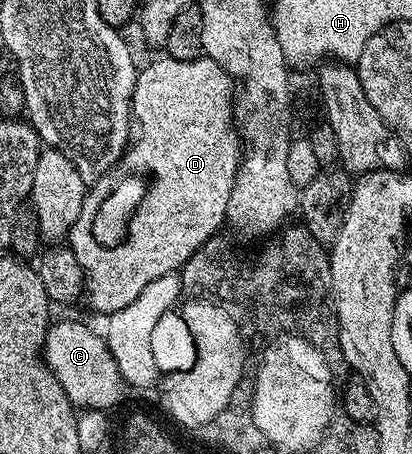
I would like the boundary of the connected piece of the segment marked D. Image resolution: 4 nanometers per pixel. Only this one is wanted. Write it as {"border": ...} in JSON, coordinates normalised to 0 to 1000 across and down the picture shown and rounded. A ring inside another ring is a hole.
{"border":[[[393,121],[393,132],[371,132],[345,148],[333,163],[323,200],[323,253],[318,258],[318,315],[291,359],[267,374],[265,385],[245,390],[233,405],[209,421],[201,463],[192,463],[192,480],[167,502],[163,542],[192,568],[192,586],[206,599],[204,650],[216,652],[216,670],[235,687],[272,692],[299,683],[347,648],[347,630],[376,621],[376,612],[422,606],[502,531],[536,511],[536,493],[549,491],[546,474],[561,436],[566,403],[575,390],[575,368],[590,350],[590,317],[578,293],[561,286],[566,233],[570,227],[570,178],[566,170],[532,145],[532,137],[505,128],[483,132],[427,132],[410,121]]]}

